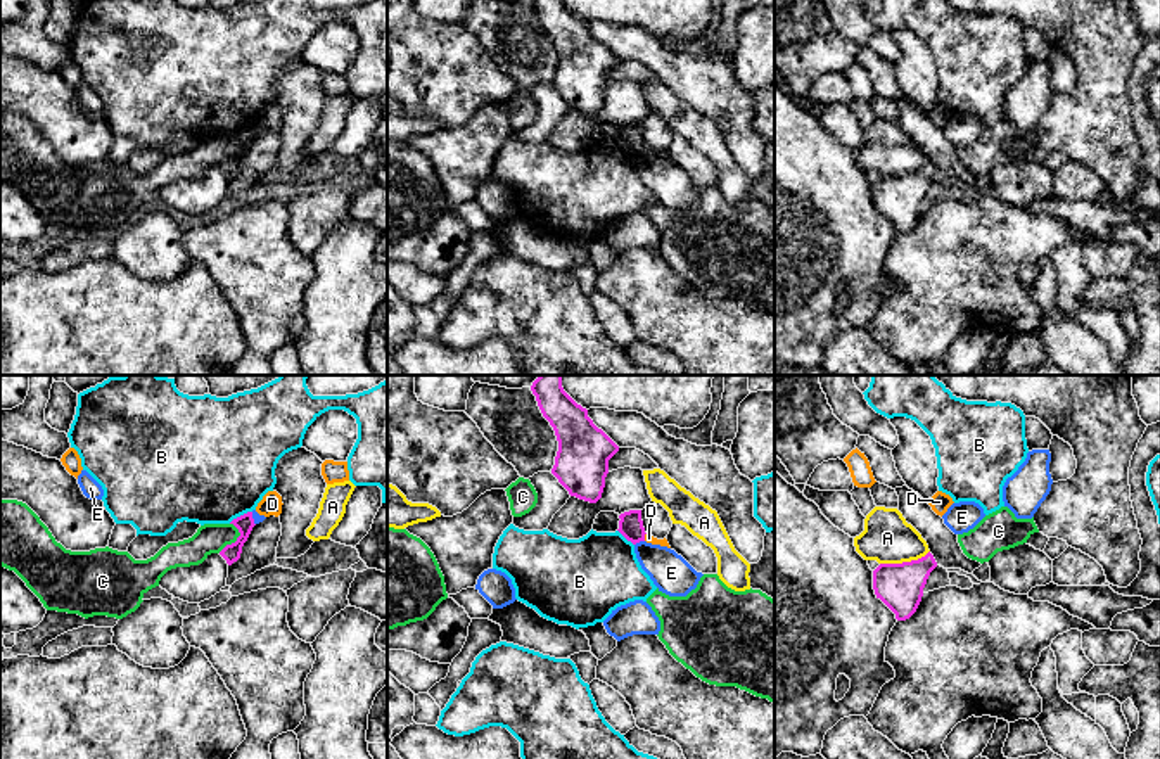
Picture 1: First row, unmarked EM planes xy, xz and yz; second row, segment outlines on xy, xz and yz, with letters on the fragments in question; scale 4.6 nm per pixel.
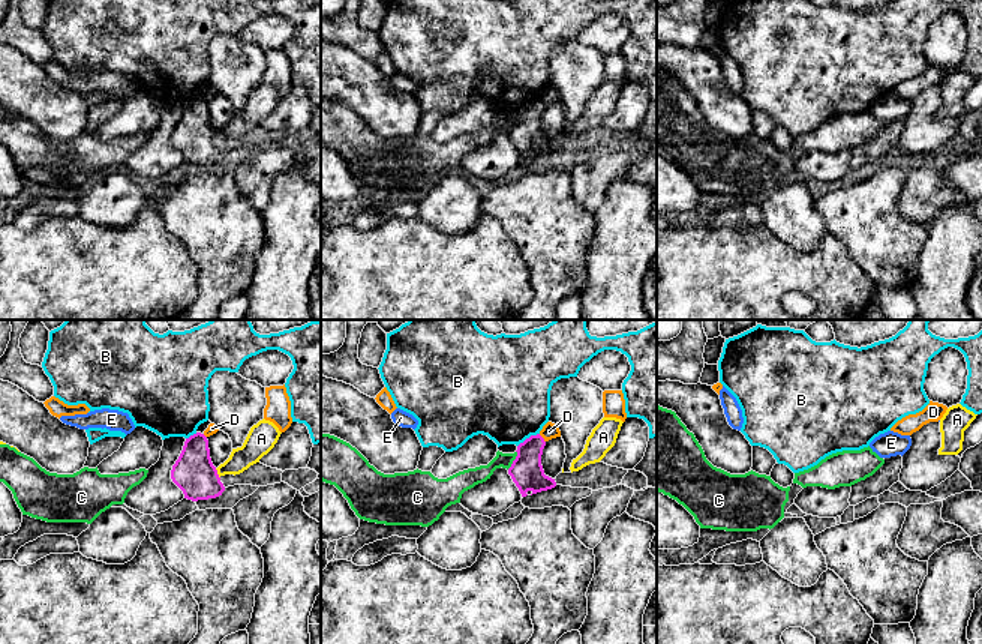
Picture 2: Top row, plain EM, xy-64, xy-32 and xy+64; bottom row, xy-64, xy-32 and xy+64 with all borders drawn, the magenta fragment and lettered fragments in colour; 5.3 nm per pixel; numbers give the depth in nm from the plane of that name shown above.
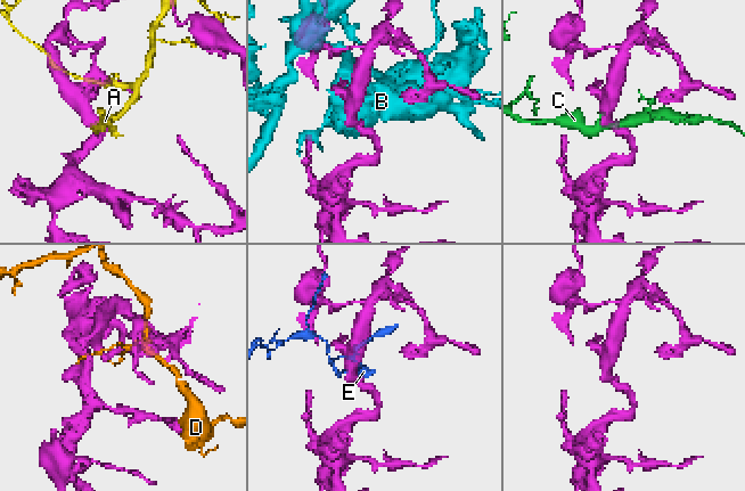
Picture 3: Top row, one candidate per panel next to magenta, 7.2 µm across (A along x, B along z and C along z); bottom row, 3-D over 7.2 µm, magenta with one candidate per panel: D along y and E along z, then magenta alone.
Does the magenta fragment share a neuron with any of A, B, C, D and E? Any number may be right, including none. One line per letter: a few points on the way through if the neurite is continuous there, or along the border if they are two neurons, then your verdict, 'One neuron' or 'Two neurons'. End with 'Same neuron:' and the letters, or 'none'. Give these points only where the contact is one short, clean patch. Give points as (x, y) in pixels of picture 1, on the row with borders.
A: Two neurons
B: Two neurons
C: Two neurons
D: Two neurons
E: Boundary: xz (643, 540), (635, 545). Two neurons
Same neuron: none

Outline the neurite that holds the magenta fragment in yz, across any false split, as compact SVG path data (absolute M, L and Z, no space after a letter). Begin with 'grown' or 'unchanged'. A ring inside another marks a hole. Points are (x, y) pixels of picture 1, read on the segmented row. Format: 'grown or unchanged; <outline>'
unchanged; M934 555L902 564L880 564L873 571L873 590L897 621L909 619L923 596L930 572L937 567Z

